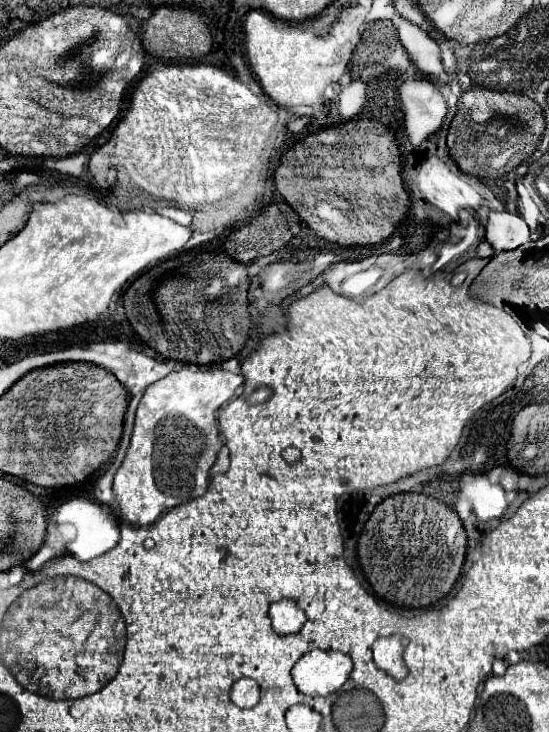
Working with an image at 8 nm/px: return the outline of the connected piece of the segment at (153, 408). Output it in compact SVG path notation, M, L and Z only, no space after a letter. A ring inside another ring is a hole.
M197 365L175 369L149 385L137 407L129 451L113 479L113 495L119 503L121 519L133 525L151 525L167 509L207 491L209 469L221 449L215 413L241 385L241 375Z

